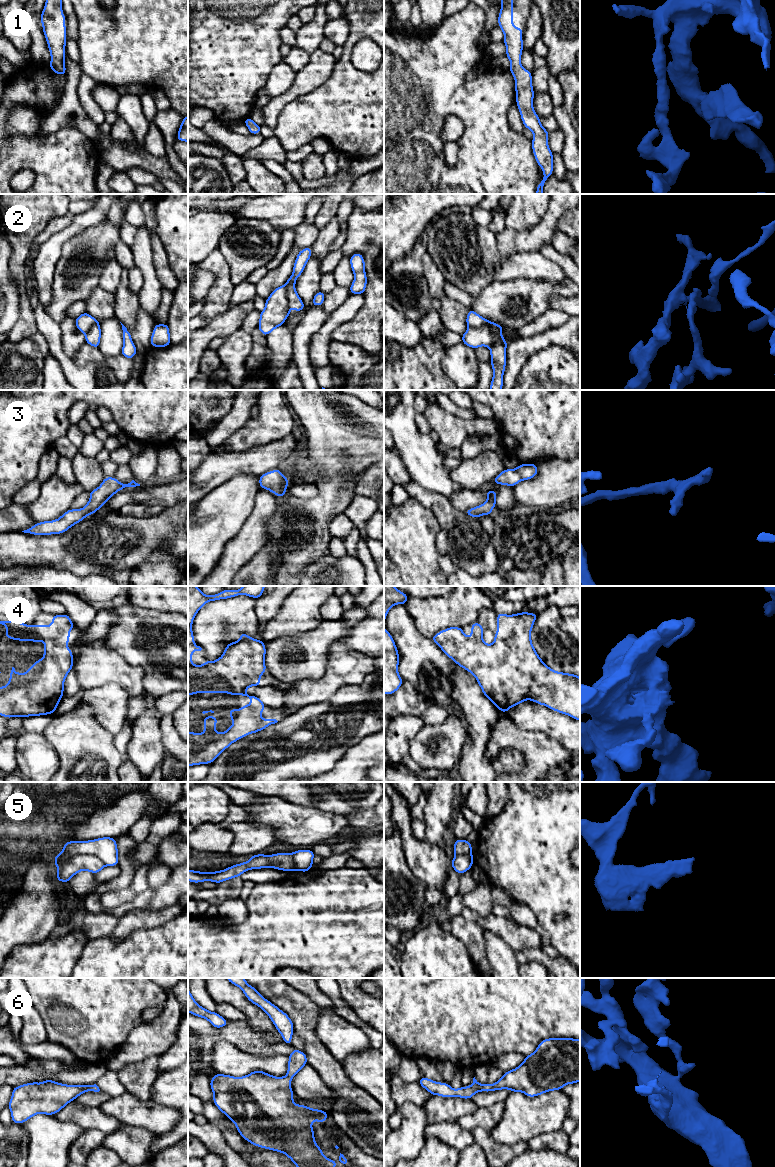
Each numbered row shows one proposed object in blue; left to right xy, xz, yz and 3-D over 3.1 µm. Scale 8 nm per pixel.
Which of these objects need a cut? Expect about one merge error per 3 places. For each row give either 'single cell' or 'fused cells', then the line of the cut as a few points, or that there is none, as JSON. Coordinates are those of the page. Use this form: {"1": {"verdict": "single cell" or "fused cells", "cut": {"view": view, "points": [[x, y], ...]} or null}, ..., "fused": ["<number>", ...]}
{"1": {"verdict": "single cell", "cut": null}, "2": {"verdict": "fused cells", "cut": {"view": "yz", "points": [[469, 326], [481, 327], [489, 324], [491, 331], [497, 339]]}}, "3": {"verdict": "single cell", "cut": null}, "4": {"verdict": "single cell", "cut": null}, "5": {"verdict": "fused cells", "cut": {"view": "xy", "points": [[105, 864], [94, 855], [76, 854], [66, 859], [58, 867]]}}, "6": {"verdict": "single cell", "cut": null}, "fused": ["2", "5"]}

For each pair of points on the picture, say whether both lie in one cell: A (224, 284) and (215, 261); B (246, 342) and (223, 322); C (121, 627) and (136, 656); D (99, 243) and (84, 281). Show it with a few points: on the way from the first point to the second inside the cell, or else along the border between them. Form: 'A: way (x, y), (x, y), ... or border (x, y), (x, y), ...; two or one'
A: way (222, 278), (218, 267); one
B: border (240, 328), (228, 336); two
C: way (128, 634), (131, 646), (134, 649); one
D: way (85, 249), (66, 259), (71, 267); one

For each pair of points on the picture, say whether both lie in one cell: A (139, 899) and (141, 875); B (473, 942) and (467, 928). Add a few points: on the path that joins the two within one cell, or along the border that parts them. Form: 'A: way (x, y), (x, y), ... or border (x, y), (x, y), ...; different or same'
A: border (146, 888), (134, 895); different
B: way (473, 939), (468, 931); same

